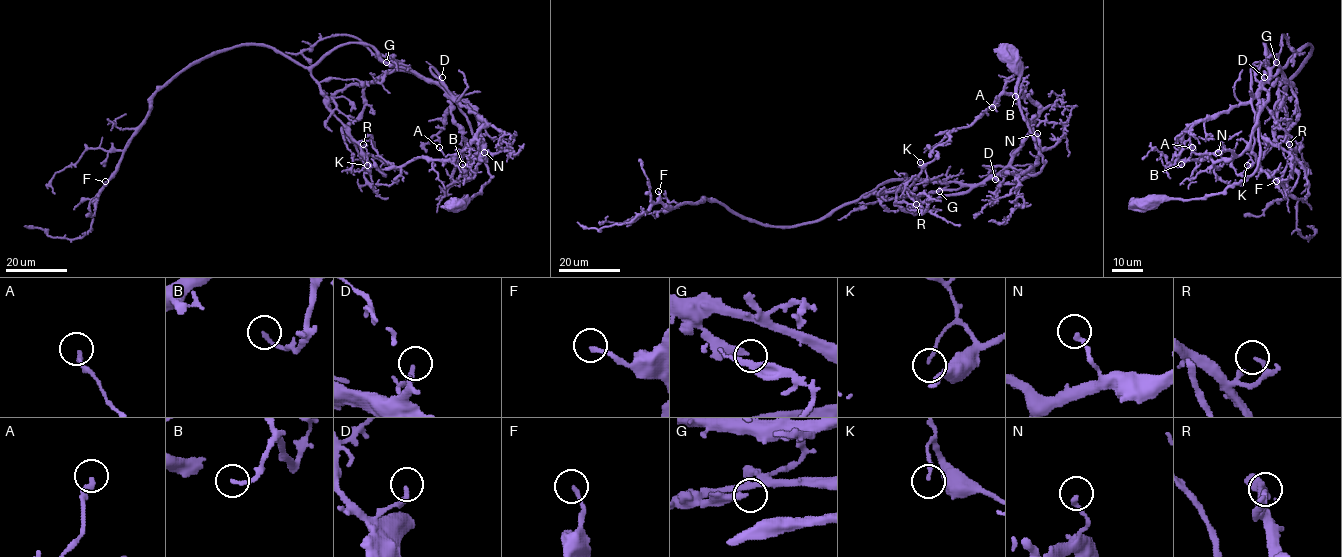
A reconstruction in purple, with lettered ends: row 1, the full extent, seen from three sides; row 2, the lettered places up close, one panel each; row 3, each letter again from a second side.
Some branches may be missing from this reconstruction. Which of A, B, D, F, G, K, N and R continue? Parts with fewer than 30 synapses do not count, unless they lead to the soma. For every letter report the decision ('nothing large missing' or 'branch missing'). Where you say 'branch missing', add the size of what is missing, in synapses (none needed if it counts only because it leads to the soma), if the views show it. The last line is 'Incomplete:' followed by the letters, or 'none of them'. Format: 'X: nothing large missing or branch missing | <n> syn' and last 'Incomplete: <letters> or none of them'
A: nothing large missing
B: nothing large missing
D: nothing large missing
F: nothing large missing
G: branch missing | 30 syn
K: nothing large missing
N: nothing large missing
R: nothing large missing
Incomplete: G

